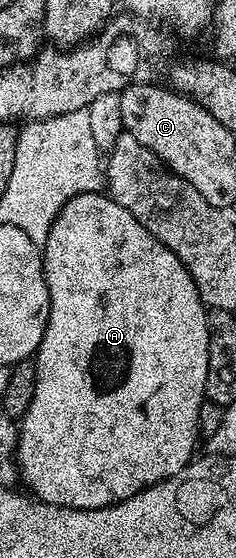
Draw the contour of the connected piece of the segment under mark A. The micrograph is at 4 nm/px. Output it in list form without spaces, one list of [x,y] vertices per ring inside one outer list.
[[[105,192],[81,193],[72,199],[68,199],[68,203],[64,203],[64,207],[56,215],[54,222],[50,224],[48,239],[46,244],[41,246],[40,252],[42,254],[44,279],[46,280],[48,295],[50,296],[50,310],[48,311],[48,323],[44,327],[44,335],[40,339],[40,347],[32,358],[35,367],[35,390],[32,391],[31,402],[28,403],[25,413],[20,418],[17,456],[18,471],[21,480],[23,482],[26,480],[27,487],[25,486],[25,488],[37,500],[47,501],[50,505],[59,505],[65,509],[102,509],[105,505],[119,505],[124,499],[136,495],[142,489],[147,489],[150,485],[155,485],[172,475],[176,475],[185,465],[189,465],[195,456],[194,444],[199,444],[200,441],[198,436],[198,416],[200,415],[202,402],[206,400],[206,380],[208,379],[208,343],[210,342],[208,339],[208,323],[206,322],[208,310],[202,304],[200,295],[196,291],[196,283],[192,279],[192,275],[188,275],[184,263],[180,263],[180,259],[176,259],[176,255],[172,251],[168,251],[168,247],[164,247],[164,243],[160,243],[160,239],[156,239],[156,235],[152,235],[152,231],[148,231],[139,221],[132,219],[132,215],[128,215],[128,211],[124,211],[124,207],[120,207],[120,203],[113,201]]]

